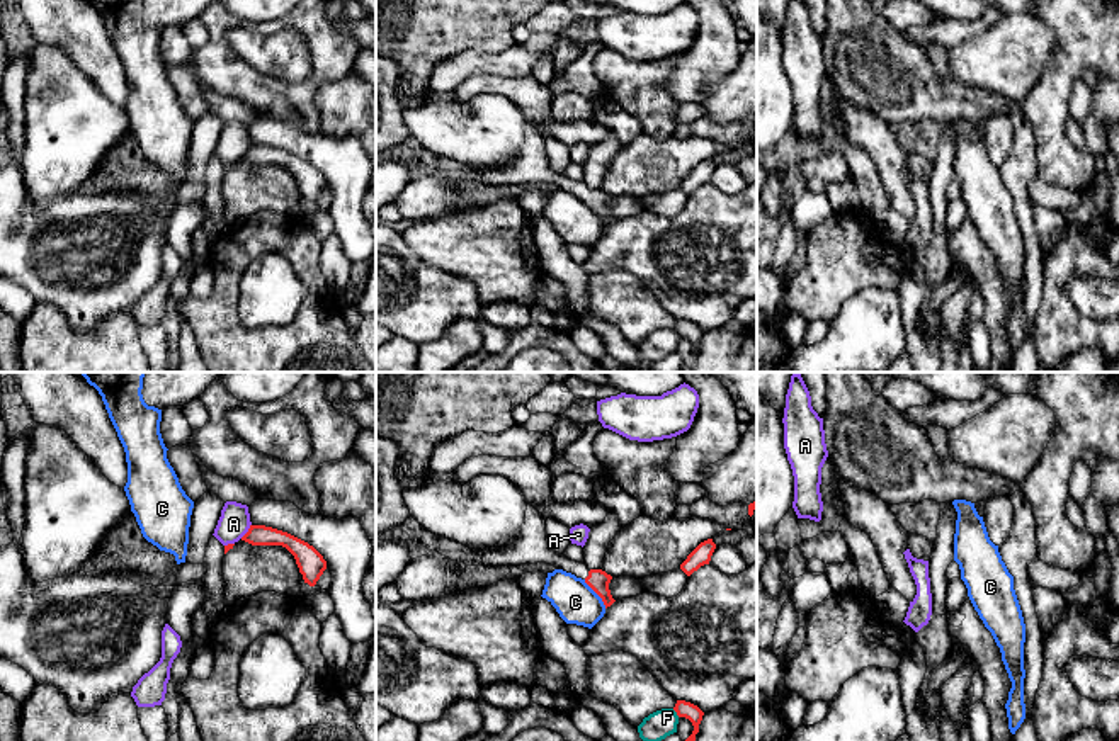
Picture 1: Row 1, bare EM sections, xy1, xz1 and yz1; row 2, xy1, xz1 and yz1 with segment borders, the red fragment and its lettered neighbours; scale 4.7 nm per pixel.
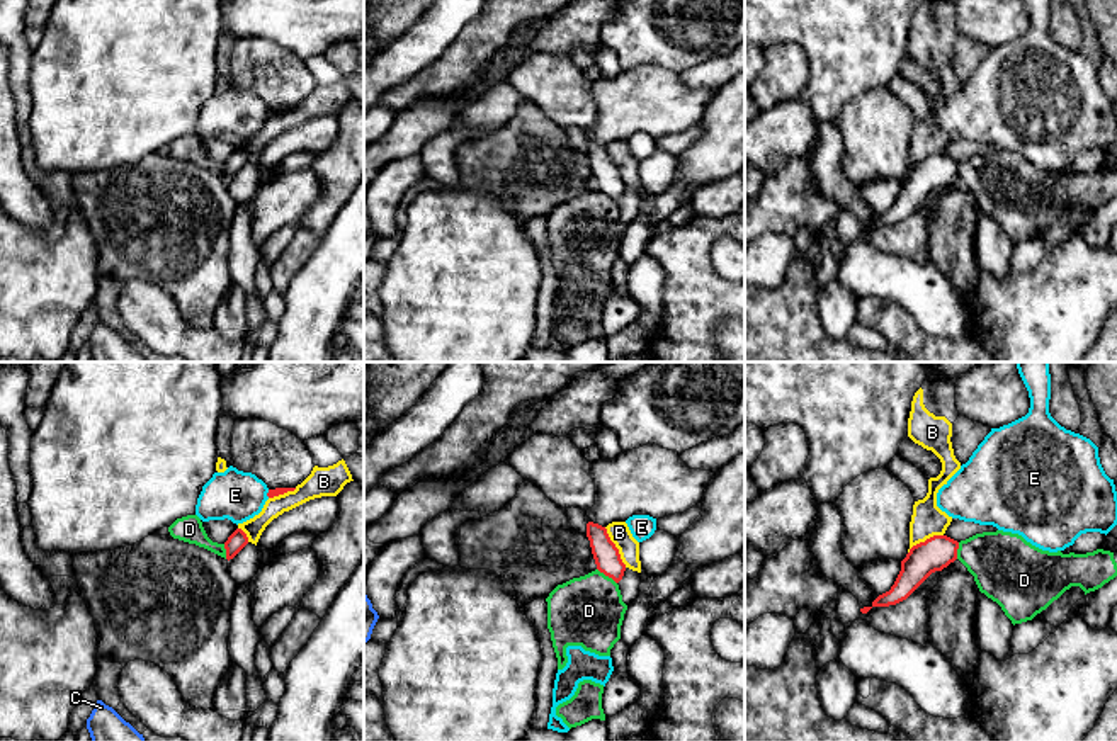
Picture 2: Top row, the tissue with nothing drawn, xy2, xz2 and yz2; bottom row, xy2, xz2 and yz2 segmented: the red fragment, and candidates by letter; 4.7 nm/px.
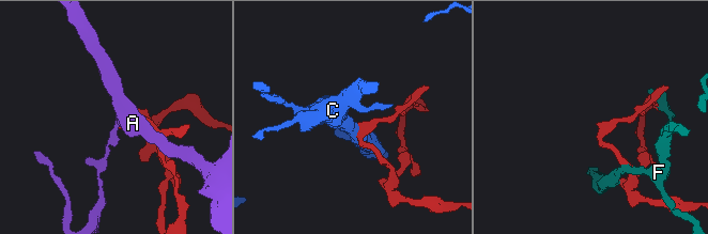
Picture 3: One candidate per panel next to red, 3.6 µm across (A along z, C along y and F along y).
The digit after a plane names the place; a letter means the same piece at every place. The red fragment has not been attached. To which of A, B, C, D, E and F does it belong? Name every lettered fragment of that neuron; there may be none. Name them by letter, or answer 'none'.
none

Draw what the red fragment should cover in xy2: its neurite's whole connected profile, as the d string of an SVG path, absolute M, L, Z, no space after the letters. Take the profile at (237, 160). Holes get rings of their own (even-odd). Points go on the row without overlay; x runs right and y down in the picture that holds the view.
M236 148L224 161L226 178L233 178L247 163L247 153L241 148Z

